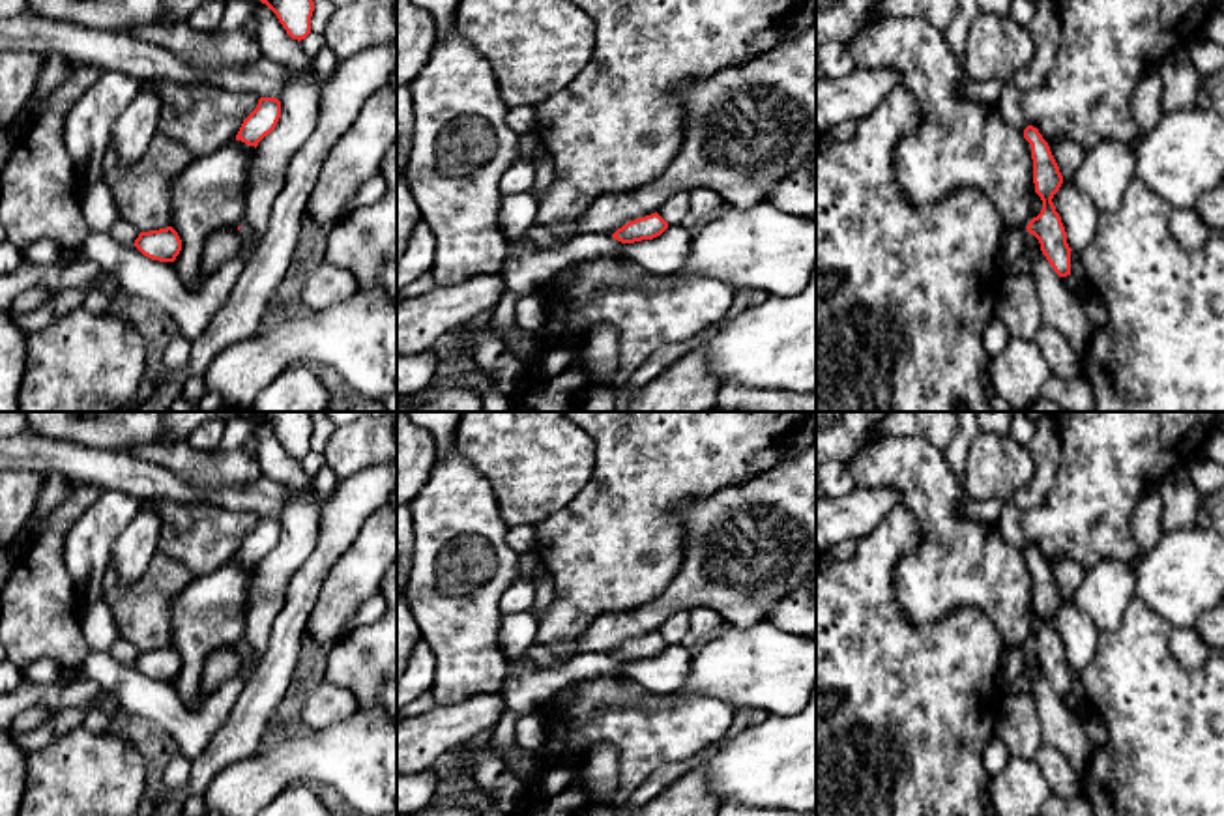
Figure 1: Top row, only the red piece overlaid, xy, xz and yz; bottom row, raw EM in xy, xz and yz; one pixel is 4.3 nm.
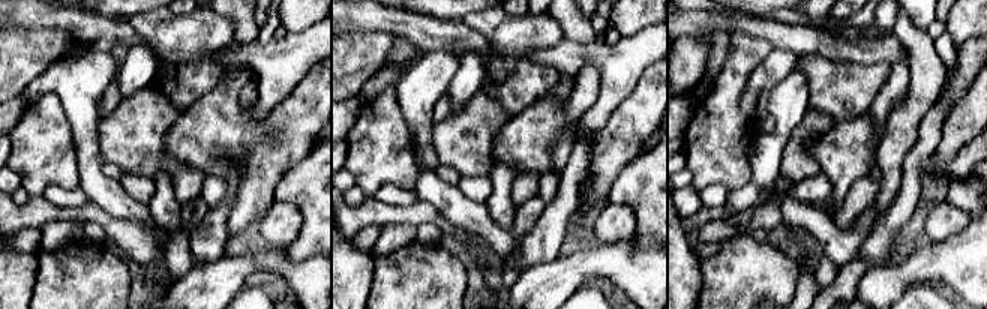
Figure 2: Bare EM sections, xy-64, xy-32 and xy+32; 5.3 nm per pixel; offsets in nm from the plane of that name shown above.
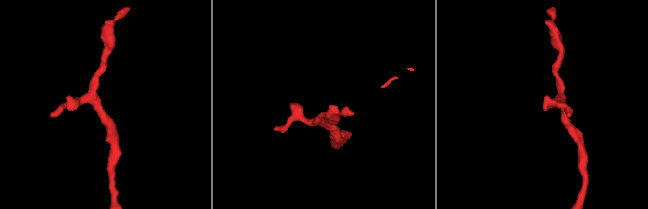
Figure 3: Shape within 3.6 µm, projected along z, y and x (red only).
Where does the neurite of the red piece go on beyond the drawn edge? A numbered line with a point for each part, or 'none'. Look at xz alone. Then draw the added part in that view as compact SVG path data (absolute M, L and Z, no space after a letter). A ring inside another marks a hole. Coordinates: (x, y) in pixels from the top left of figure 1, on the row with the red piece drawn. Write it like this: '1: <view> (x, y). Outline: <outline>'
none

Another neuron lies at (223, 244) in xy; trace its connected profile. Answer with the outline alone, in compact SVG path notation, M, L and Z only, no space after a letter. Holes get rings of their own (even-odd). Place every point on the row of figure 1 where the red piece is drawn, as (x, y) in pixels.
M217 228L206 238L202 247L200 270L213 273L223 262L241 255L241 240L238 228Z

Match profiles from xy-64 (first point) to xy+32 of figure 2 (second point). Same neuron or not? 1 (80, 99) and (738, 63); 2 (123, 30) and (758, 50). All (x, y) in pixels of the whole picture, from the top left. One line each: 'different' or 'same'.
1: different
2: different

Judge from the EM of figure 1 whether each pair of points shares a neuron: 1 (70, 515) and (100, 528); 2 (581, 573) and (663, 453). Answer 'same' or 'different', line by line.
1: different
2: same

